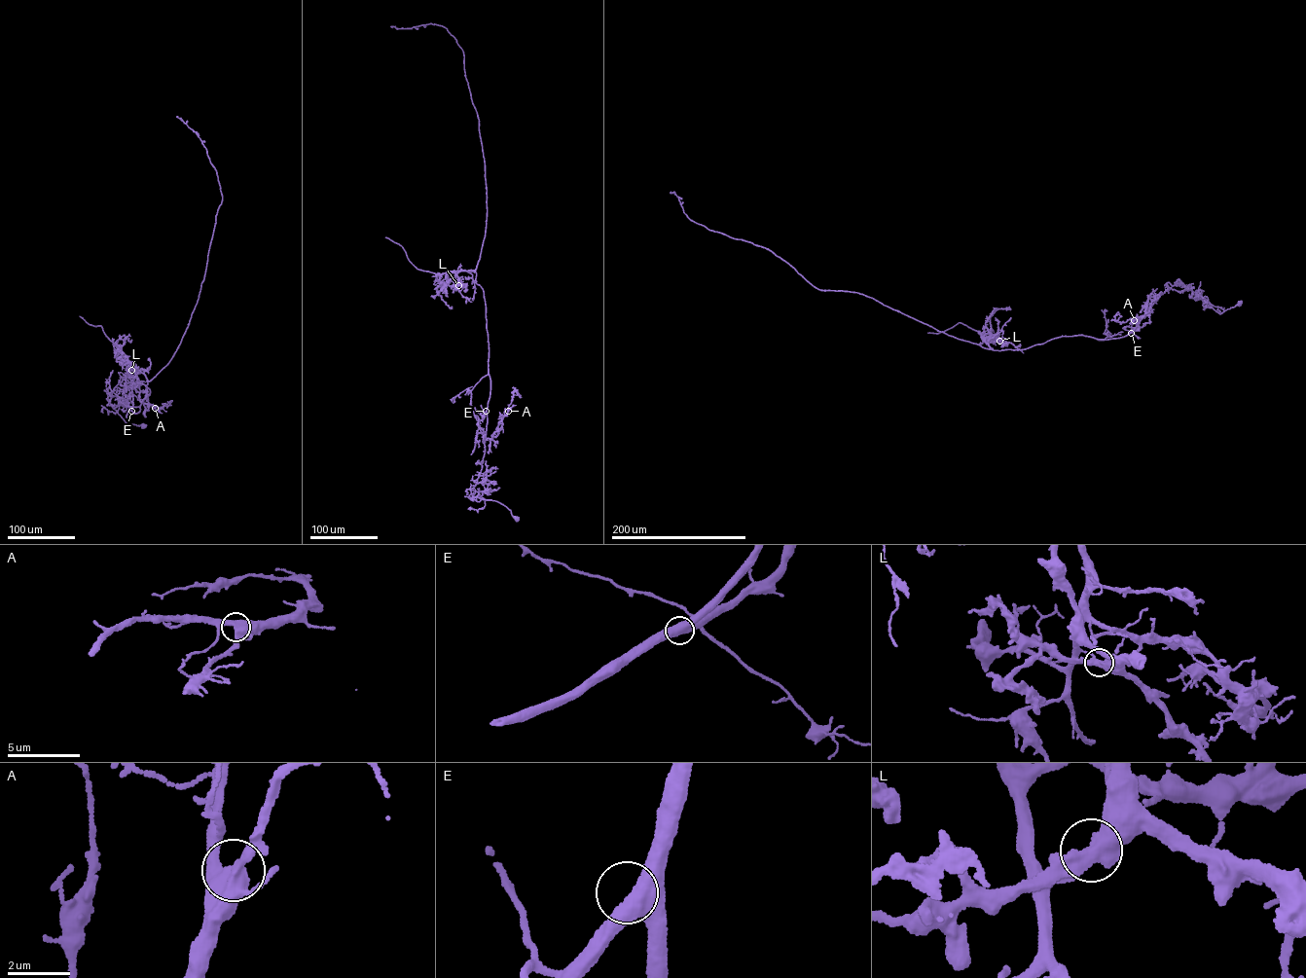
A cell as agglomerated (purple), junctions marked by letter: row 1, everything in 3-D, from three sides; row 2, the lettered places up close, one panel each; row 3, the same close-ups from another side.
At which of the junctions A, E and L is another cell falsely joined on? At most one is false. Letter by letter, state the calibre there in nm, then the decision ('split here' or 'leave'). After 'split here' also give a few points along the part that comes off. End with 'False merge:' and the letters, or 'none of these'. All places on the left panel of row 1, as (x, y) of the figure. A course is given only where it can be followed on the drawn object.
A: calibre 440 nm; leave
E: calibre 440 nm; leave
L: calibre 440 nm; split here; course (131, 370), (134, 369), (126, 356), (106, 336), (101, 326), (90, 324), (80, 316)
False merge: L

